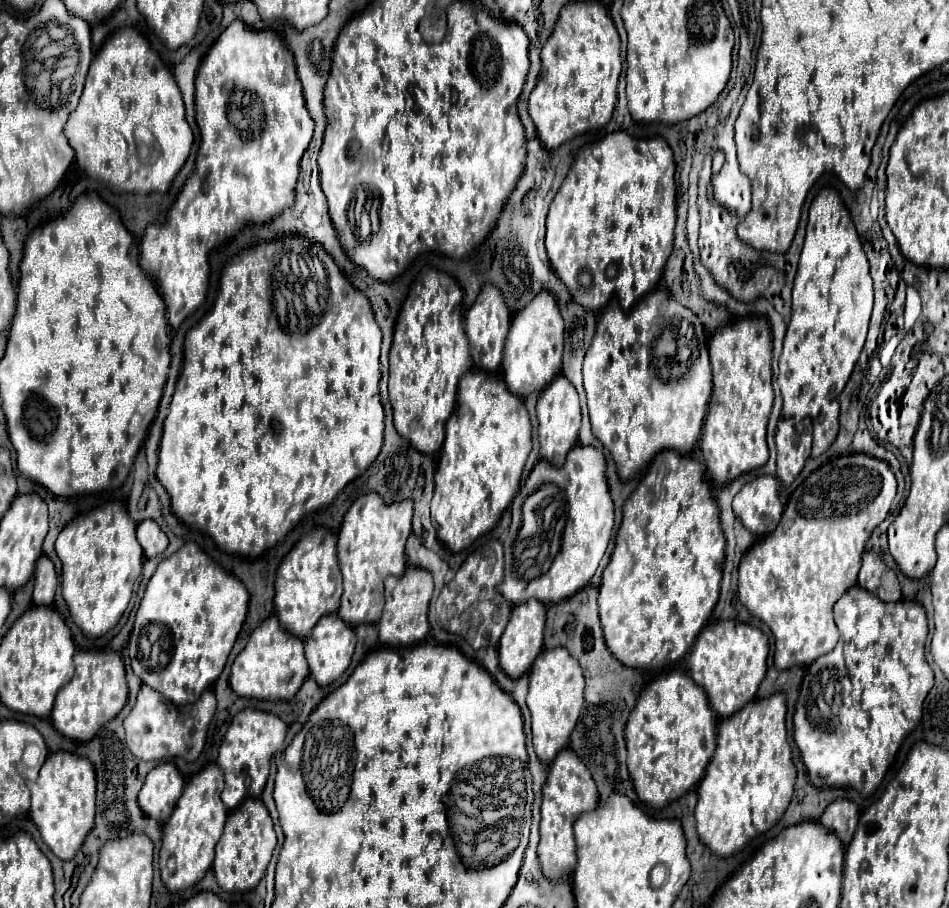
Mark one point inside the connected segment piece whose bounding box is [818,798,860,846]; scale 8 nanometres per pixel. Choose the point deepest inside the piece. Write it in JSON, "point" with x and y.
{"point":[841,816]}

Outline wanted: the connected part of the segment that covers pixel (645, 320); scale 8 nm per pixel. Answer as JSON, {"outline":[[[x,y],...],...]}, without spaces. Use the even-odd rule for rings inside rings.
{"outline":[[[666,290],[648,292],[628,310],[610,302],[598,318],[596,334],[584,356],[584,390],[588,396],[592,434],[614,456],[622,480],[632,478],[634,472],[648,466],[648,460],[660,450],[688,454],[700,436],[712,394],[712,372],[702,322]],[[674,318],[692,324],[698,336],[700,356],[684,376],[666,380],[652,368],[652,344]]]}

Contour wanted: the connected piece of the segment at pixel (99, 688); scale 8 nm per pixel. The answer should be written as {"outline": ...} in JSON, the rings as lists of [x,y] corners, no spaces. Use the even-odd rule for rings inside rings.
{"outline":[[[78,650],[74,654],[74,664],[76,664],[74,680],[70,680],[70,684],[58,692],[50,718],[54,728],[62,736],[86,742],[90,740],[90,736],[94,736],[94,732],[98,732],[102,724],[110,722],[124,708],[128,698],[128,684],[124,662],[118,652]]]}

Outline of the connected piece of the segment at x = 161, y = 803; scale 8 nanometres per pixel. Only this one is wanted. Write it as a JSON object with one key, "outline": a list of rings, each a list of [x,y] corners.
{"outline":[[[162,762],[148,772],[140,790],[140,808],[154,820],[166,822],[182,796],[184,778],[172,762]]]}

